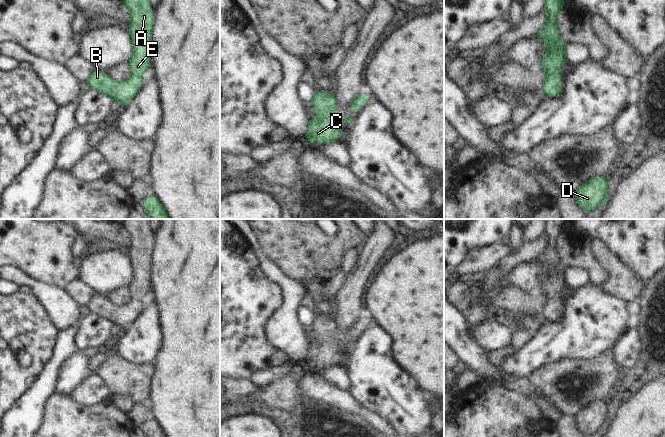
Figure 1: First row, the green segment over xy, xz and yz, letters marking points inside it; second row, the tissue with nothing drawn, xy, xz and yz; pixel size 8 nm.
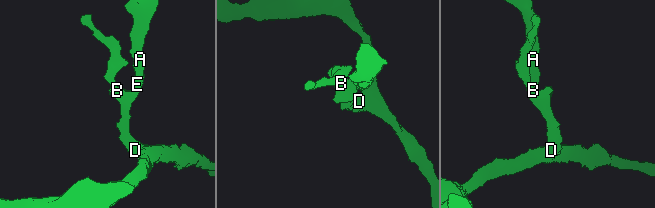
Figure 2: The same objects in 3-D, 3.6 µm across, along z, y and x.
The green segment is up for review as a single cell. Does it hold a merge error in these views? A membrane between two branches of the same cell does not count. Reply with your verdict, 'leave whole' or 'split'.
leave whole

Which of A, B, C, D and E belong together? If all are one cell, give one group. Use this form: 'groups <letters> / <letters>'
groups A B C D E

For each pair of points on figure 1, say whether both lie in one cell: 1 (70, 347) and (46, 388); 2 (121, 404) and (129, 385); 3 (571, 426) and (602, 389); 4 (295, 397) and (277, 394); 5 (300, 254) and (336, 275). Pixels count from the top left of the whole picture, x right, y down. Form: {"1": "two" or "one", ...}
{"1": "one", "2": "two", "3": "two", "4": "one", "5": "two"}

